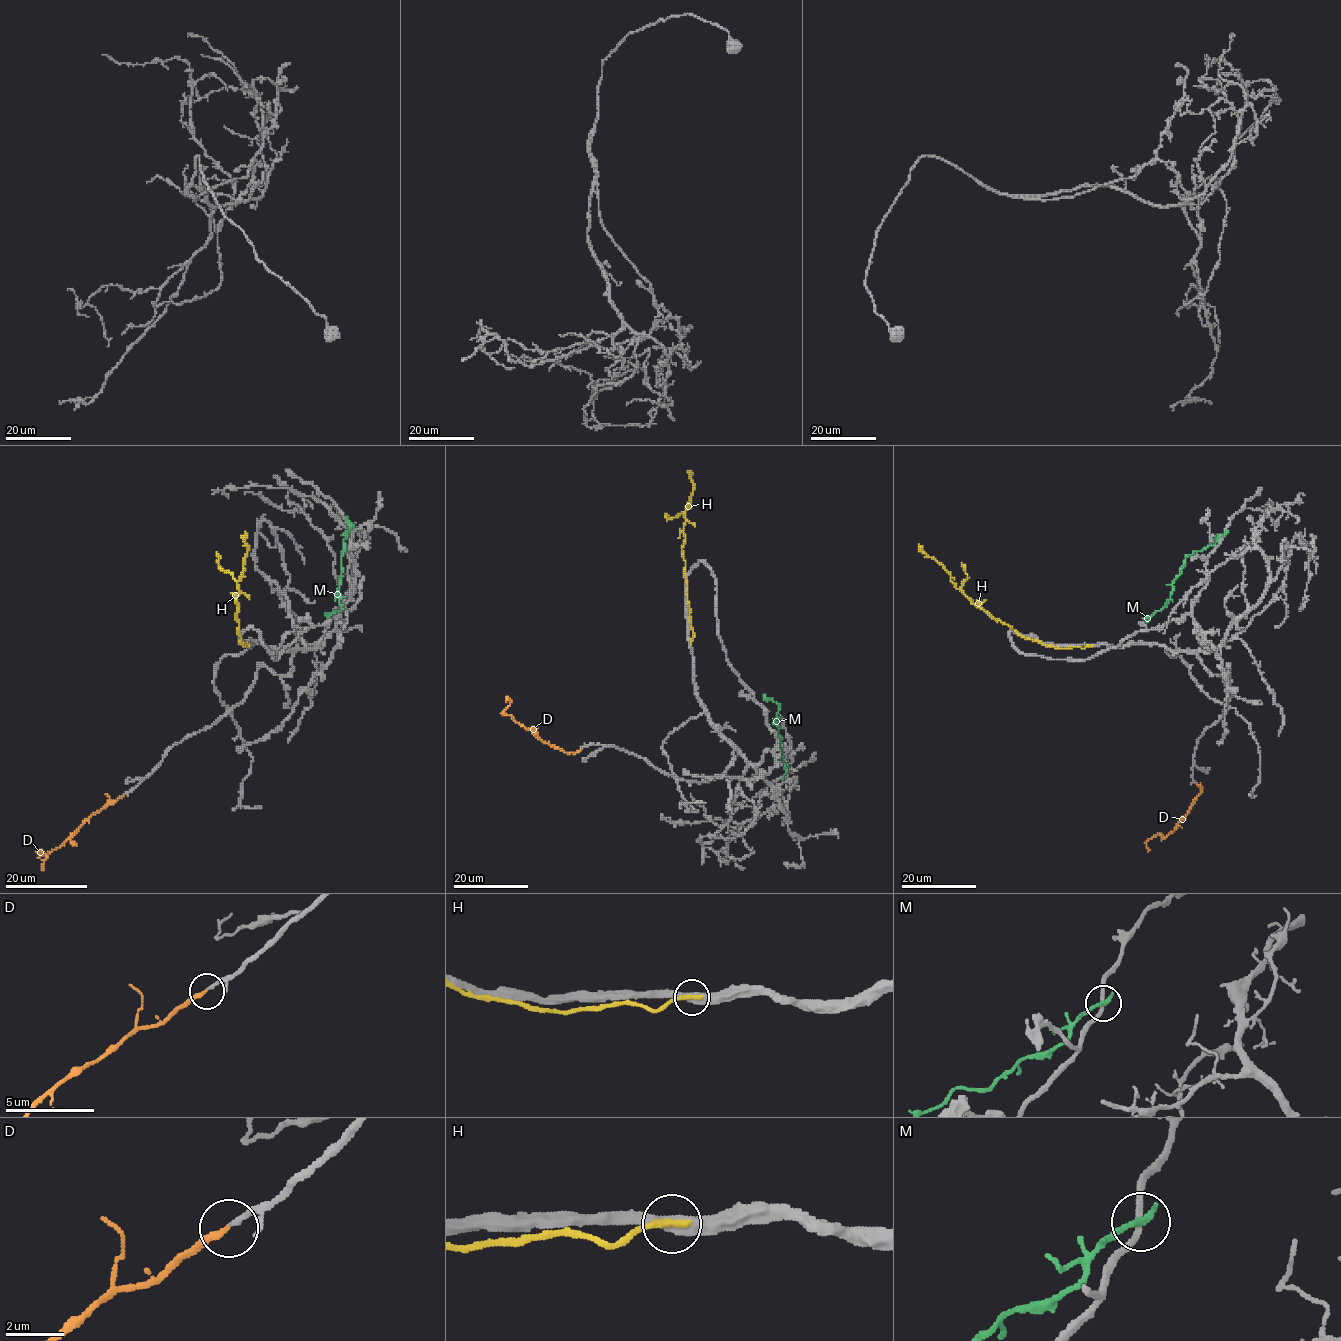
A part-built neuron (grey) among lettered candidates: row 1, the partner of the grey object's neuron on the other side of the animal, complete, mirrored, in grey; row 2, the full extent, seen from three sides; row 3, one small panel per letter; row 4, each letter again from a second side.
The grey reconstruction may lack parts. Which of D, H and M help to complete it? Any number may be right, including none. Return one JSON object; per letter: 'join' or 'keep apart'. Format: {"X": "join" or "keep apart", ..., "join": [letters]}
{"D": "join", "H": "keep apart", "M": "keep apart", "join": ["D"]}

